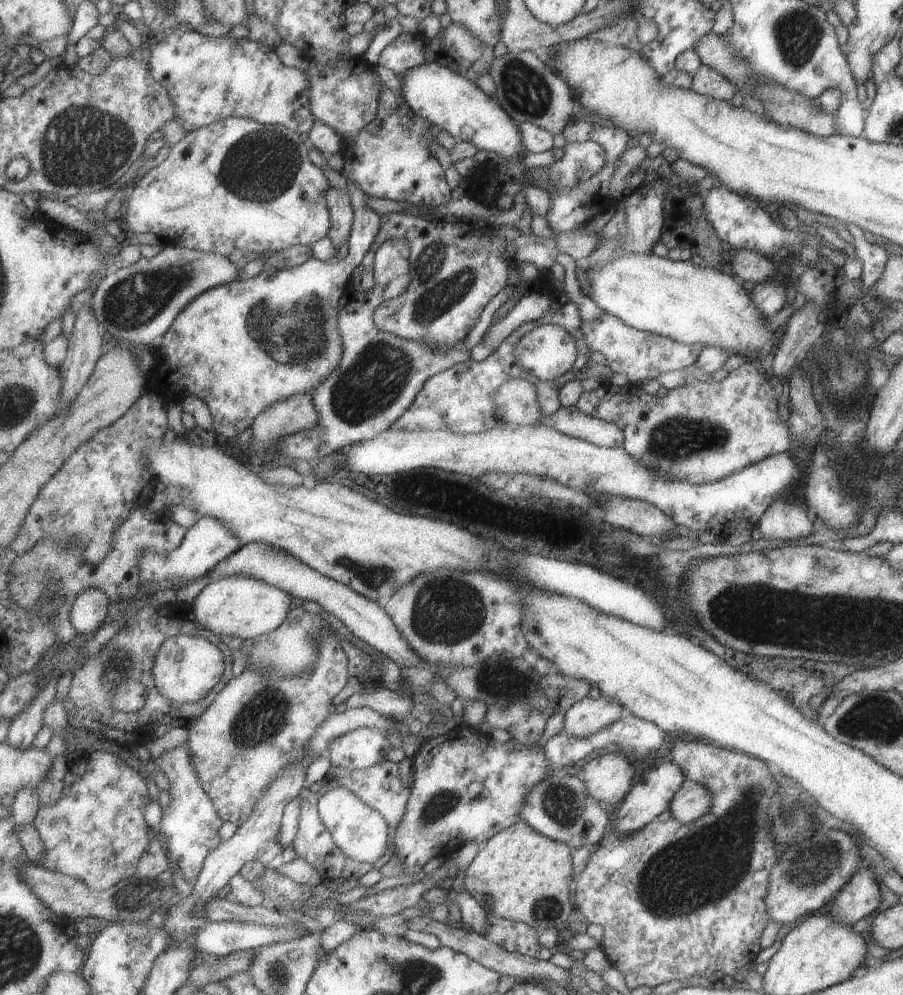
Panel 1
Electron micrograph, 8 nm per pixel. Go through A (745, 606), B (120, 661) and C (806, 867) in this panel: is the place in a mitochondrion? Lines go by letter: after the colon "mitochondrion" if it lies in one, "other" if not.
A: mitochondrion
B: mitochondrion
C: mitochondrion

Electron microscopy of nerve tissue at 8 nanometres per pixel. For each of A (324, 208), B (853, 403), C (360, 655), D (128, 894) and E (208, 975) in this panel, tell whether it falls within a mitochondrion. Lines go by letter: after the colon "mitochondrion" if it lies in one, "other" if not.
A: other
B: other
C: other
D: mitochondrion
E: other

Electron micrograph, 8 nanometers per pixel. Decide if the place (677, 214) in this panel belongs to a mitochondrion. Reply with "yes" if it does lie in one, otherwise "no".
no

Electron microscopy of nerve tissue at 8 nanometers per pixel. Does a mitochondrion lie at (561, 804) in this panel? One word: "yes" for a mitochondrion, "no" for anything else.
yes

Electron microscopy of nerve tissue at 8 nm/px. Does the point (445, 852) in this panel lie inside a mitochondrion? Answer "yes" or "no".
no

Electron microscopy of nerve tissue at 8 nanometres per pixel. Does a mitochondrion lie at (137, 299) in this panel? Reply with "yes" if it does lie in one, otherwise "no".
yes

